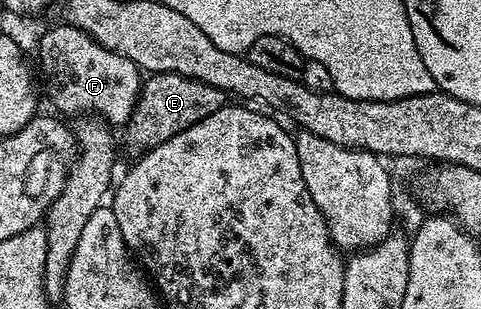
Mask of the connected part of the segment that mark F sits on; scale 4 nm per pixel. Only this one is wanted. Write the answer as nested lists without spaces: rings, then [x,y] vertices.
[[[60,24],[47,30],[39,38],[39,62],[43,65],[43,78],[47,81],[47,94],[51,102],[60,110],[58,113],[79,114],[75,116],[98,116],[112,127],[126,127],[131,113],[139,102],[141,71],[125,56],[97,44],[90,34],[81,32],[76,26]]]

